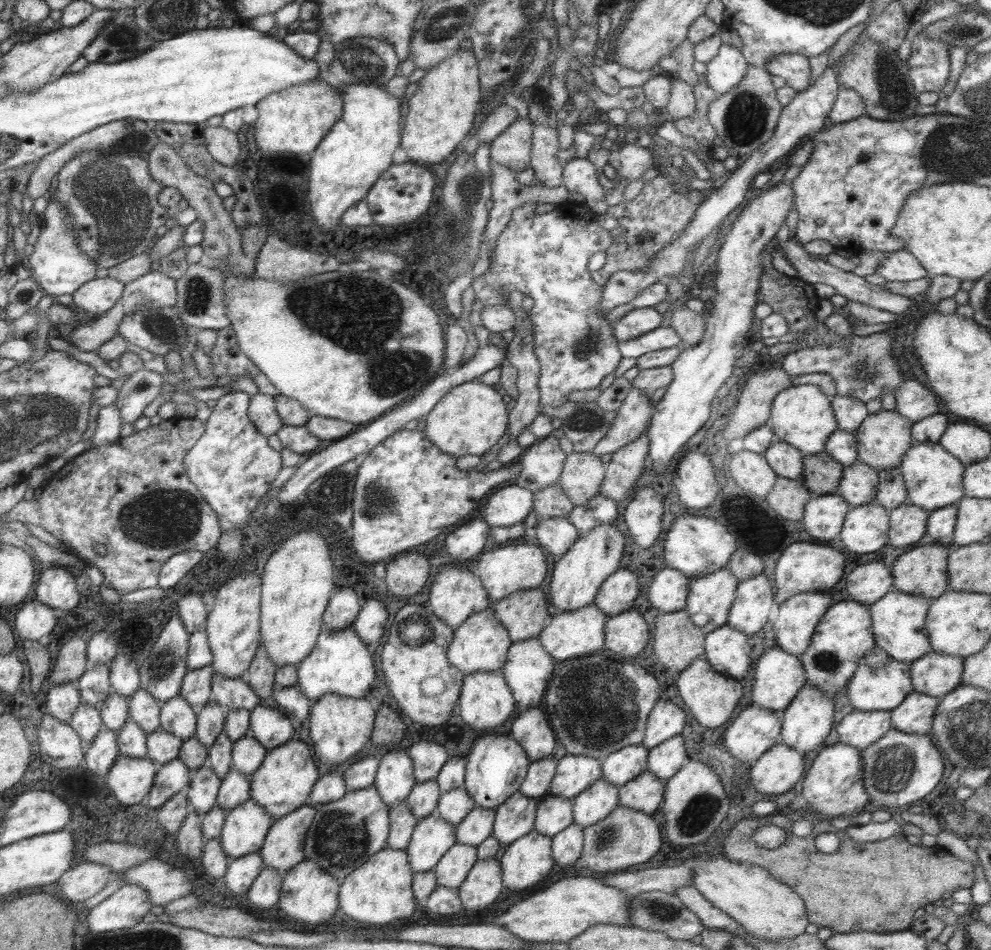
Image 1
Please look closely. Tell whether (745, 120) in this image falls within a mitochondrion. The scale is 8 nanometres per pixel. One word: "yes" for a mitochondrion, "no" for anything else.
yes

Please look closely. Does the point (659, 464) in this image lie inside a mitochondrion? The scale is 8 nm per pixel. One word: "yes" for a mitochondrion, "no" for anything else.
no

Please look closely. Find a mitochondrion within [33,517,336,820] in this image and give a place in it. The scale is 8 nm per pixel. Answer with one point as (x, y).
(164, 666)

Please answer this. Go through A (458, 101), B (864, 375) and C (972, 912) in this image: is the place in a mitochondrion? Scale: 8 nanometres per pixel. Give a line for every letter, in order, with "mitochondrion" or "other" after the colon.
A: other
B: mitochondrion
C: other

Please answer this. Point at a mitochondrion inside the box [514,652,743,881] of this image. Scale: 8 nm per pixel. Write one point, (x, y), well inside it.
(601, 711)

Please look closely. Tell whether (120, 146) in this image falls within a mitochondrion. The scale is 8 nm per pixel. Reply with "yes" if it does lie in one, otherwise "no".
yes

